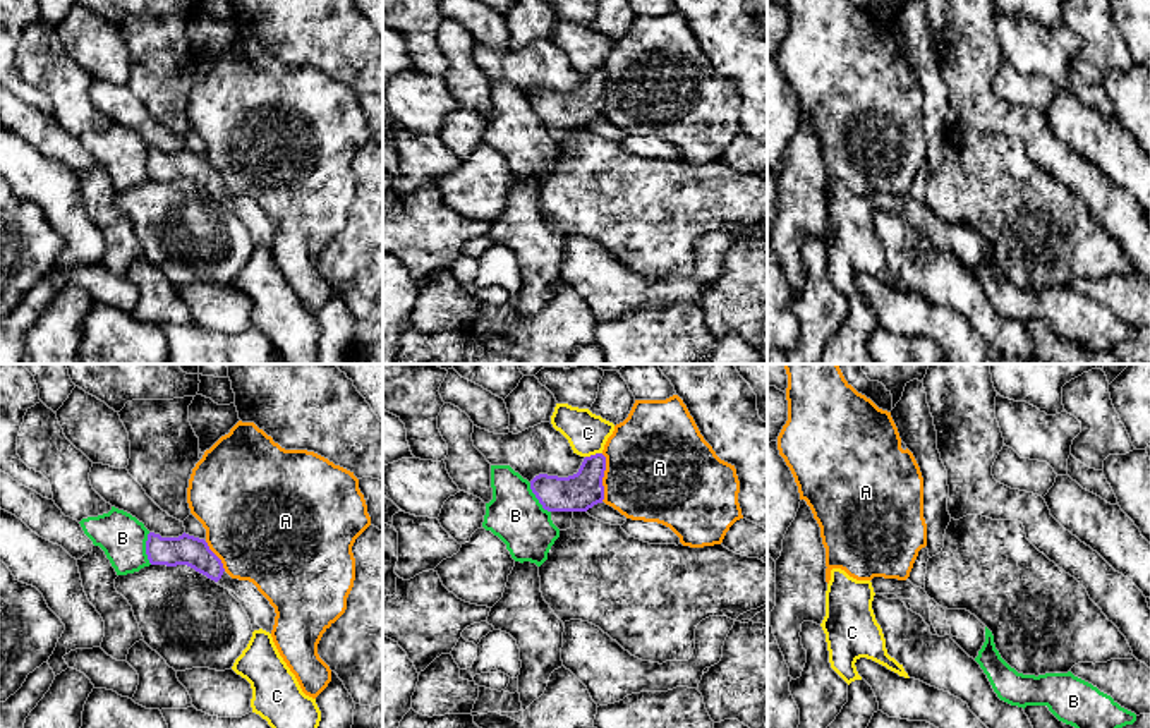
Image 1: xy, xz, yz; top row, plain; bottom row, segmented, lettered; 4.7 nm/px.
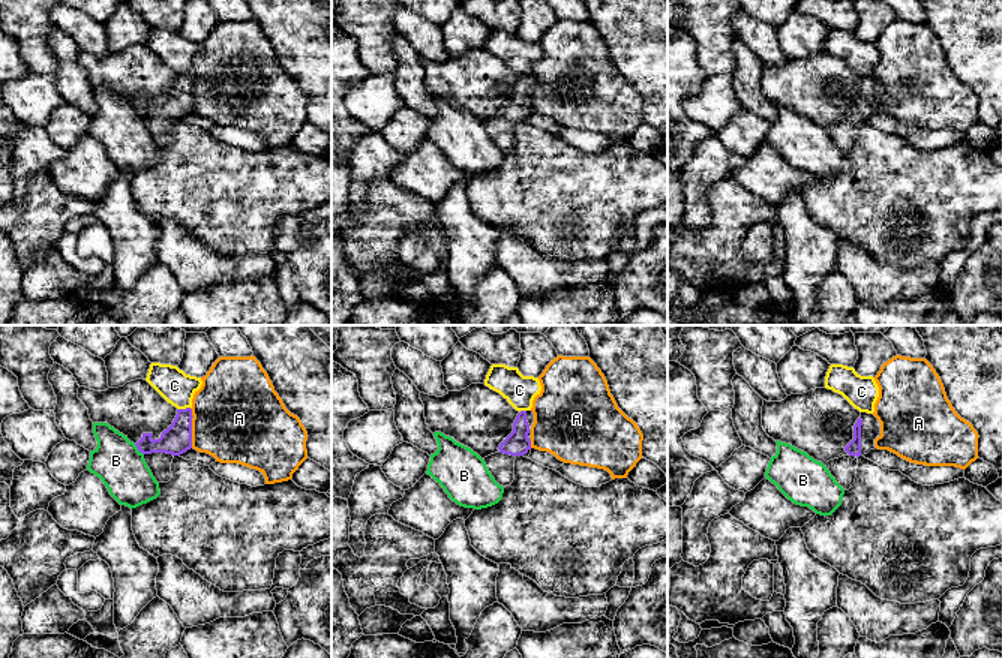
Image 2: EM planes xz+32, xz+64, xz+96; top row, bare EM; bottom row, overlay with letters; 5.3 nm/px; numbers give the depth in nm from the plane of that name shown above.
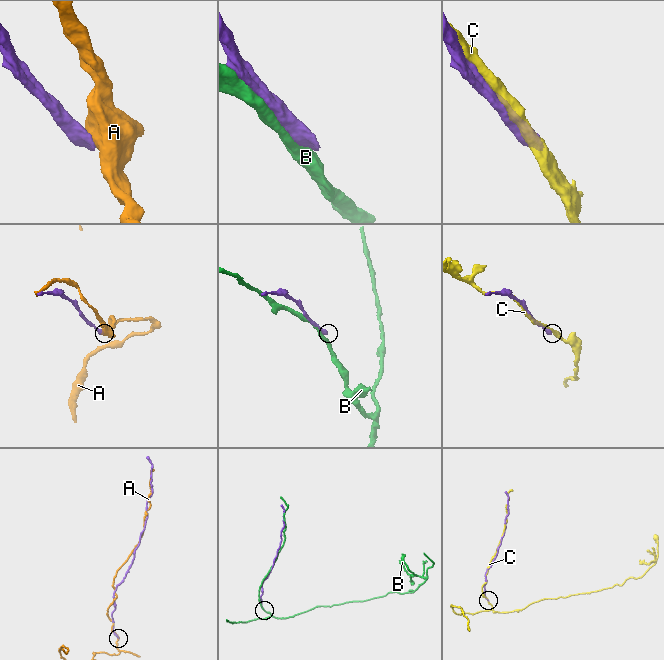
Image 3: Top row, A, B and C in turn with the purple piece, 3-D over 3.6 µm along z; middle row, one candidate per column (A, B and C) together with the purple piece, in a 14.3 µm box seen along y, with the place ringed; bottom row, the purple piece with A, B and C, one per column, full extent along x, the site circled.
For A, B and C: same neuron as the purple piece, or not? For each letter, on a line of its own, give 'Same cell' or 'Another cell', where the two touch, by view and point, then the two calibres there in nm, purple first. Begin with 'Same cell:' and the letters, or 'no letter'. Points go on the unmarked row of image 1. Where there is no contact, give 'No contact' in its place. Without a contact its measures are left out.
Same cell: no letter
A: Another cell. Touches purple at xz (603, 91). Thickness 180 nm (purple) against 480 nm
B: Another cell. Touches purple at xz (536, 112). Thickness 180 nm (purple) against 260 nm
C: Another cell. Touches purple at xz (593, 71). Thickness 180 nm (purple) against 190 nm

